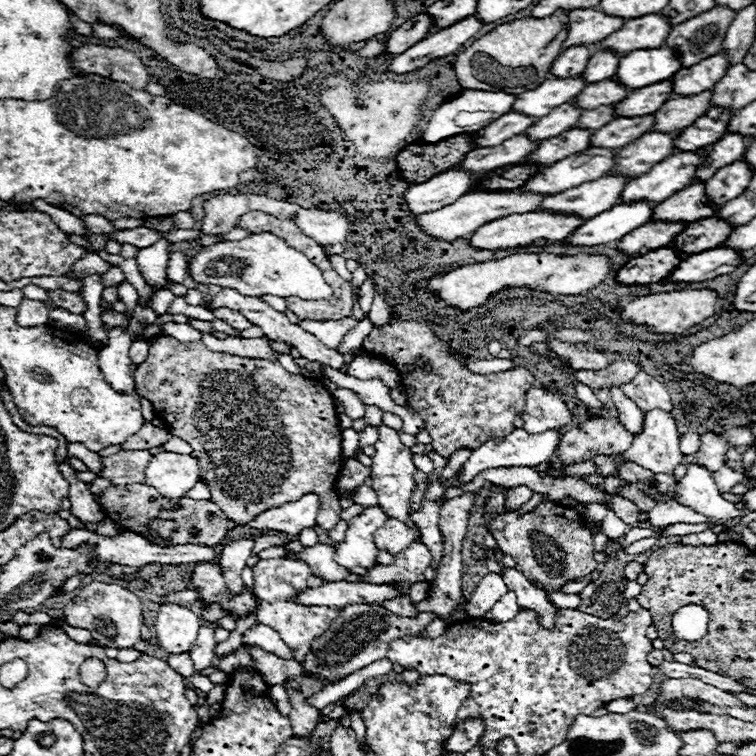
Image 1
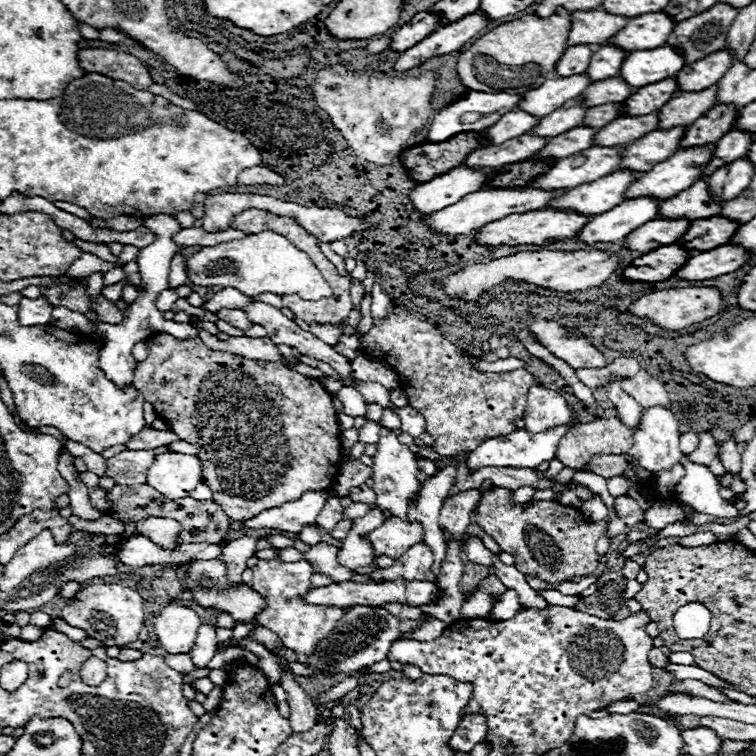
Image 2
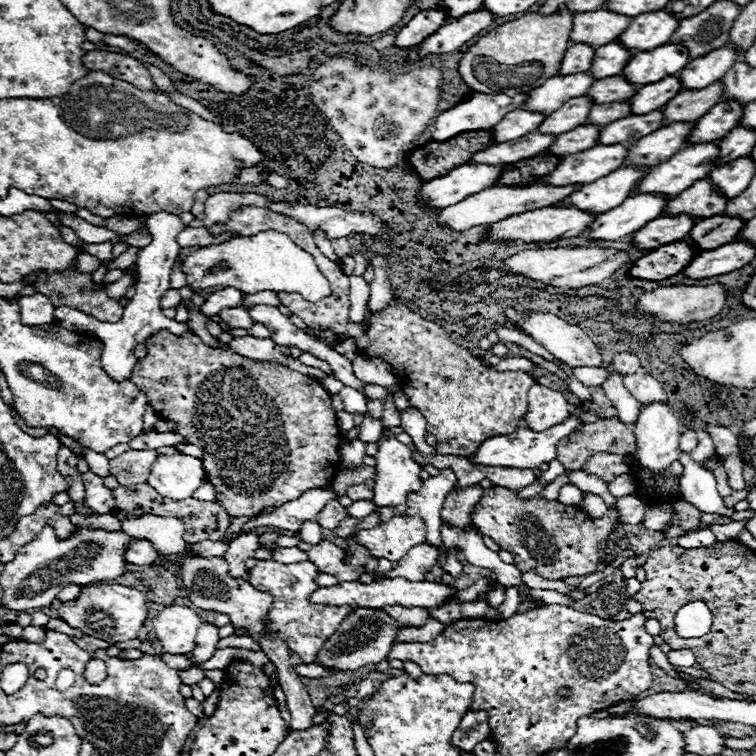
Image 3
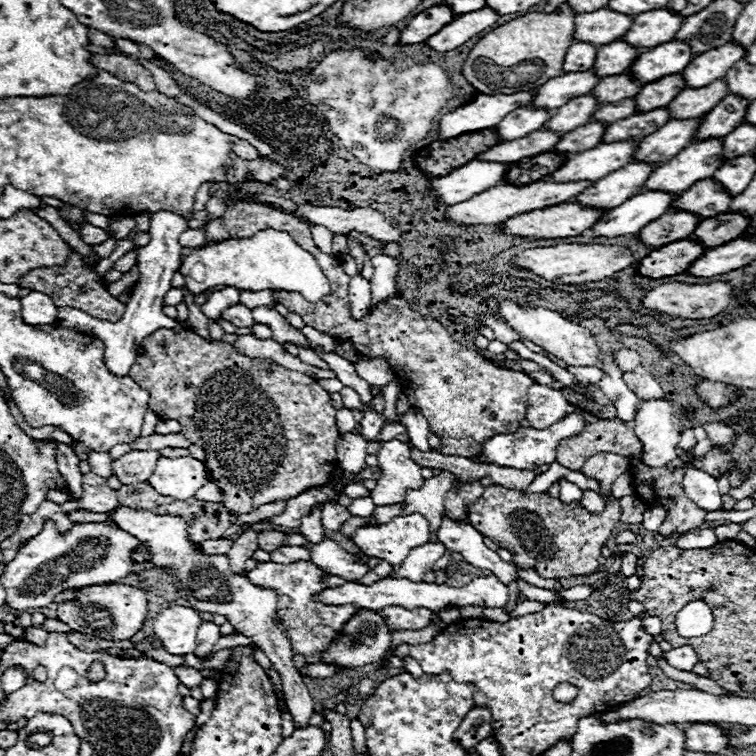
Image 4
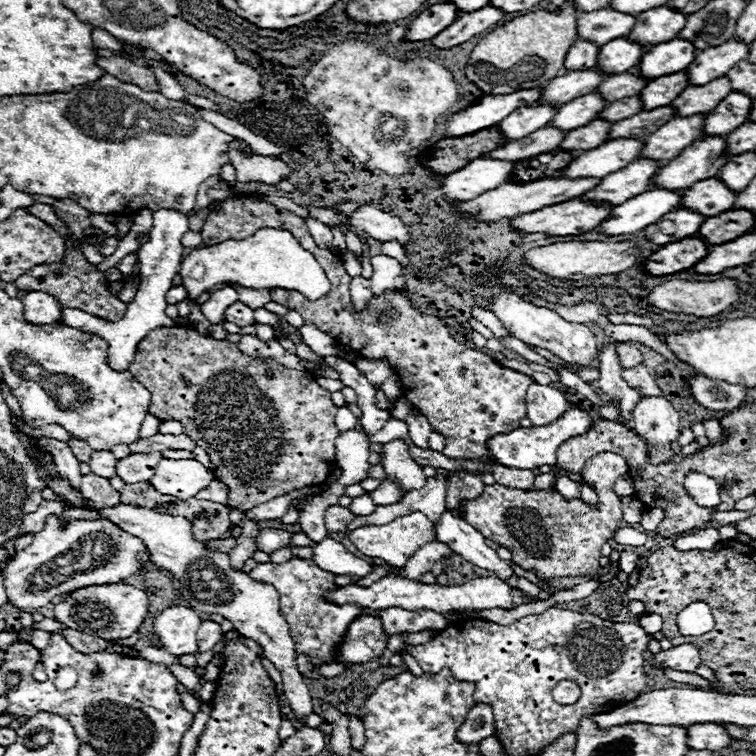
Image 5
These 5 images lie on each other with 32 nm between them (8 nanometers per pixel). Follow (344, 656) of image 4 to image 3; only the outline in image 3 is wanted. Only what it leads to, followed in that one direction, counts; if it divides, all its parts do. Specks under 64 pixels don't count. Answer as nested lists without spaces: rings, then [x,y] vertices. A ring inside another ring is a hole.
[[[354,608],[346,620],[338,626],[338,630],[324,642],[318,650],[314,664],[320,664],[332,672],[342,670],[358,670],[368,664],[378,664],[390,652],[396,634],[402,628],[384,612],[384,610],[370,610],[370,608]]]

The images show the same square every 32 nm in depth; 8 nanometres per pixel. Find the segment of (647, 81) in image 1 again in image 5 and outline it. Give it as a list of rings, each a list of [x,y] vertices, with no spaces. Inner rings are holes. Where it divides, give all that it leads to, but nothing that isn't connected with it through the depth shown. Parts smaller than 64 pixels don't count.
[[[674,38],[674,42],[662,42],[662,46],[652,46],[636,66],[642,78],[656,80],[666,74],[676,74],[688,68],[696,52],[690,42]]]

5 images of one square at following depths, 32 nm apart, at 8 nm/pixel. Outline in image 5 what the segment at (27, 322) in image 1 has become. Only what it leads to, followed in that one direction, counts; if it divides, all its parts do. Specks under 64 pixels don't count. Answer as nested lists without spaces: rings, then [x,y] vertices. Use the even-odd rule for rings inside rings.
[[[28,292],[22,298],[24,318],[34,324],[54,324],[60,320],[60,304],[46,292]]]

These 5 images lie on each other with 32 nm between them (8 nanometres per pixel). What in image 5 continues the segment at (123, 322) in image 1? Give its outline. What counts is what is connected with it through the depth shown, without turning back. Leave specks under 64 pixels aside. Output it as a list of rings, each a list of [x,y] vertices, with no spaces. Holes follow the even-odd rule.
[[[66,240],[66,262],[58,266],[34,266],[34,270],[28,270],[26,274],[22,274],[22,278],[18,278],[18,282],[14,284],[16,288],[28,290],[28,292],[30,290],[48,292],[66,308],[78,308],[110,322],[118,322],[126,312],[126,304],[108,292],[106,274],[98,272],[98,268],[90,264],[70,240]]]

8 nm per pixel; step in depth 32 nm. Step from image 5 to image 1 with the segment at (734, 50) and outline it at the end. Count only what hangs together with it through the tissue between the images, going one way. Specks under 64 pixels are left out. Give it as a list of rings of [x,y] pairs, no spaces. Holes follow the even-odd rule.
[[[724,54],[710,56],[702,62],[698,62],[698,66],[682,68],[672,78],[674,94],[692,96],[692,94],[710,90],[722,78],[722,74],[726,74],[726,70],[728,70],[728,60]]]

